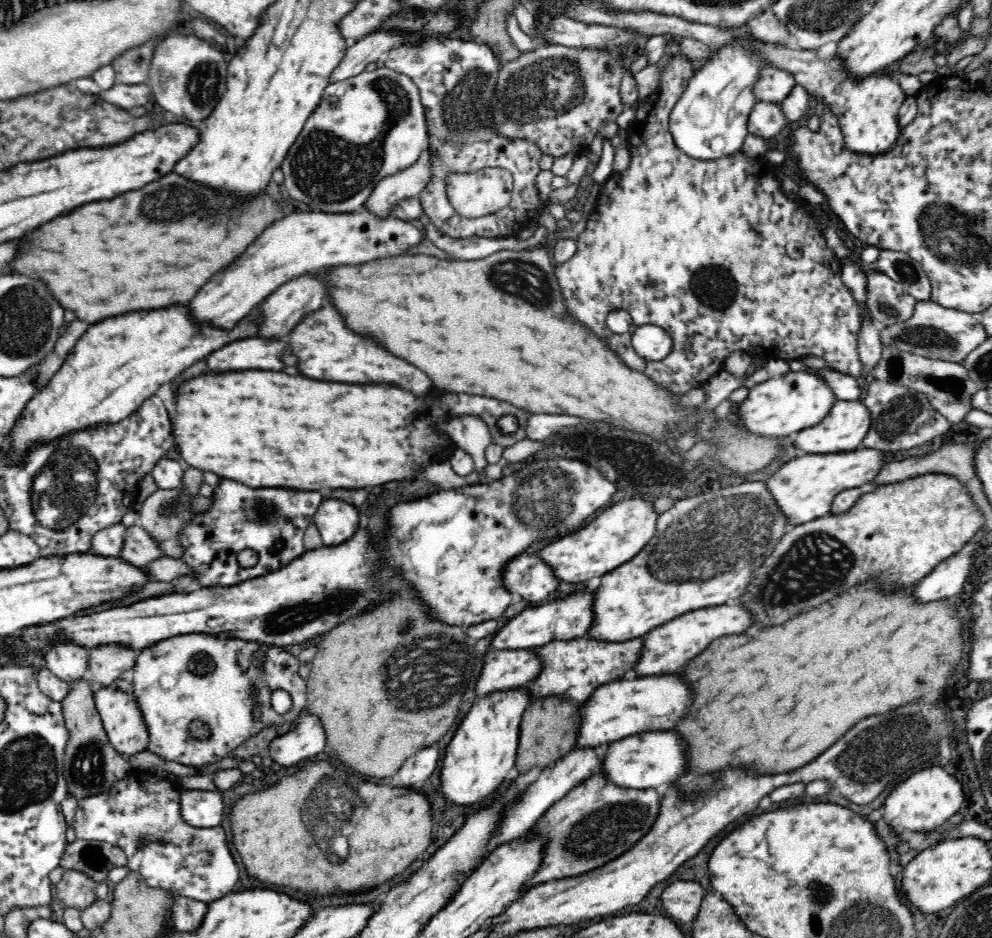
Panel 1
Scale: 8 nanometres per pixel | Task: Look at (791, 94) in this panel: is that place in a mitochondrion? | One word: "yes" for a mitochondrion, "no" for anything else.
no

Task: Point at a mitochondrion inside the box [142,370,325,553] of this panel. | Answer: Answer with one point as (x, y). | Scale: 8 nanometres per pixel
(170, 512)

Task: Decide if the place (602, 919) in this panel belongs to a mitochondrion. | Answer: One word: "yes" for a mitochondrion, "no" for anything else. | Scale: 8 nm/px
no

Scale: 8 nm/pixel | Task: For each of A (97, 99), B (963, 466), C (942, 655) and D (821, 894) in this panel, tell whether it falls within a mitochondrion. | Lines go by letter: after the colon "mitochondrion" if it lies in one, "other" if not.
A: other
B: other
C: mitochondrion
D: mitochondrion

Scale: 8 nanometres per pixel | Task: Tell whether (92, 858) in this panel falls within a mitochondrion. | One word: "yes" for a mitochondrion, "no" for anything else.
yes

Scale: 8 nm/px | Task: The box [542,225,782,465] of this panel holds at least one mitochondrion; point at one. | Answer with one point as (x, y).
(714, 287)

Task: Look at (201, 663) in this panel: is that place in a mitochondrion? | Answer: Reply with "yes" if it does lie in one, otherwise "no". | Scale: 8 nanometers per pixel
yes

